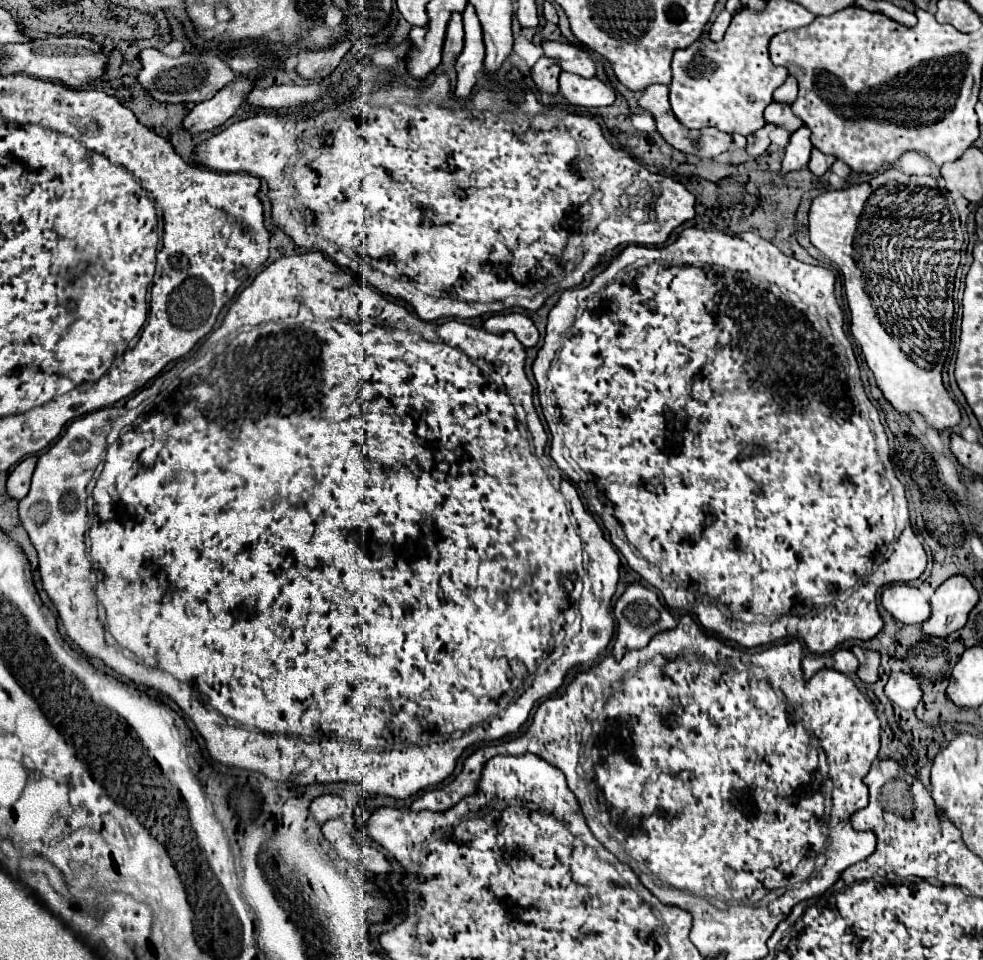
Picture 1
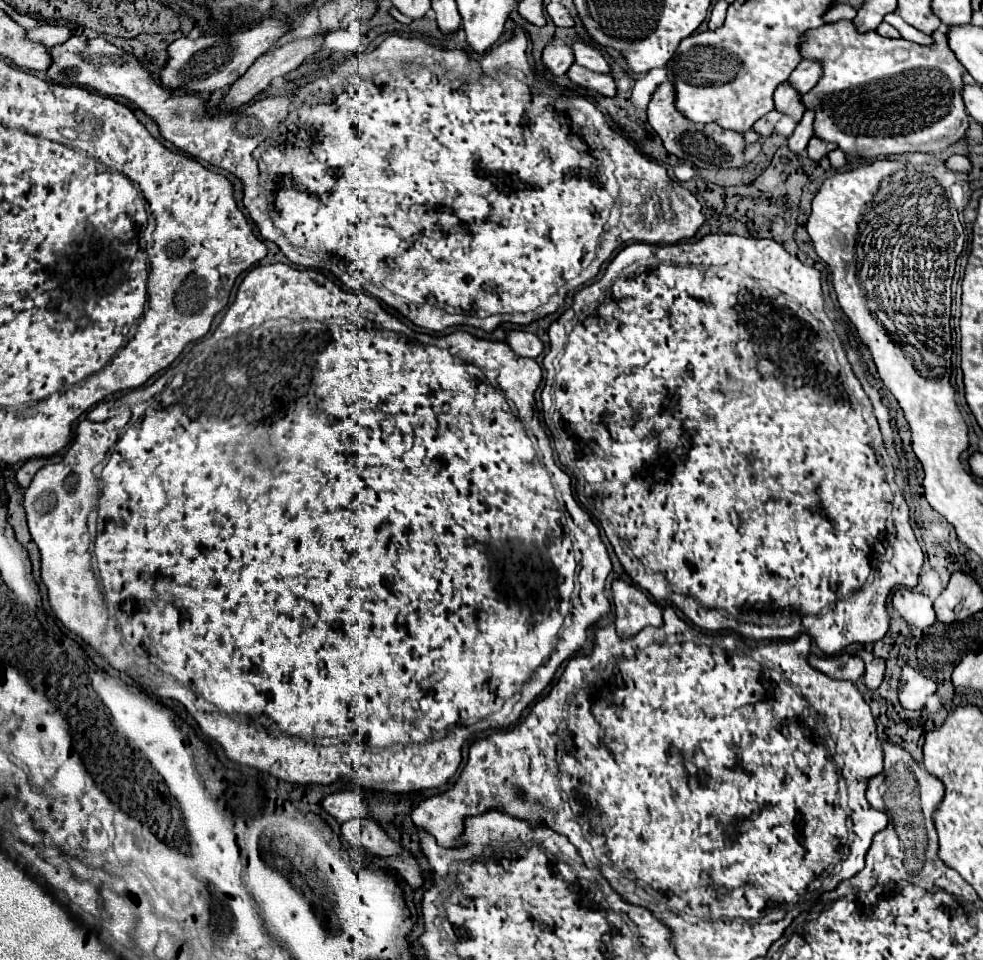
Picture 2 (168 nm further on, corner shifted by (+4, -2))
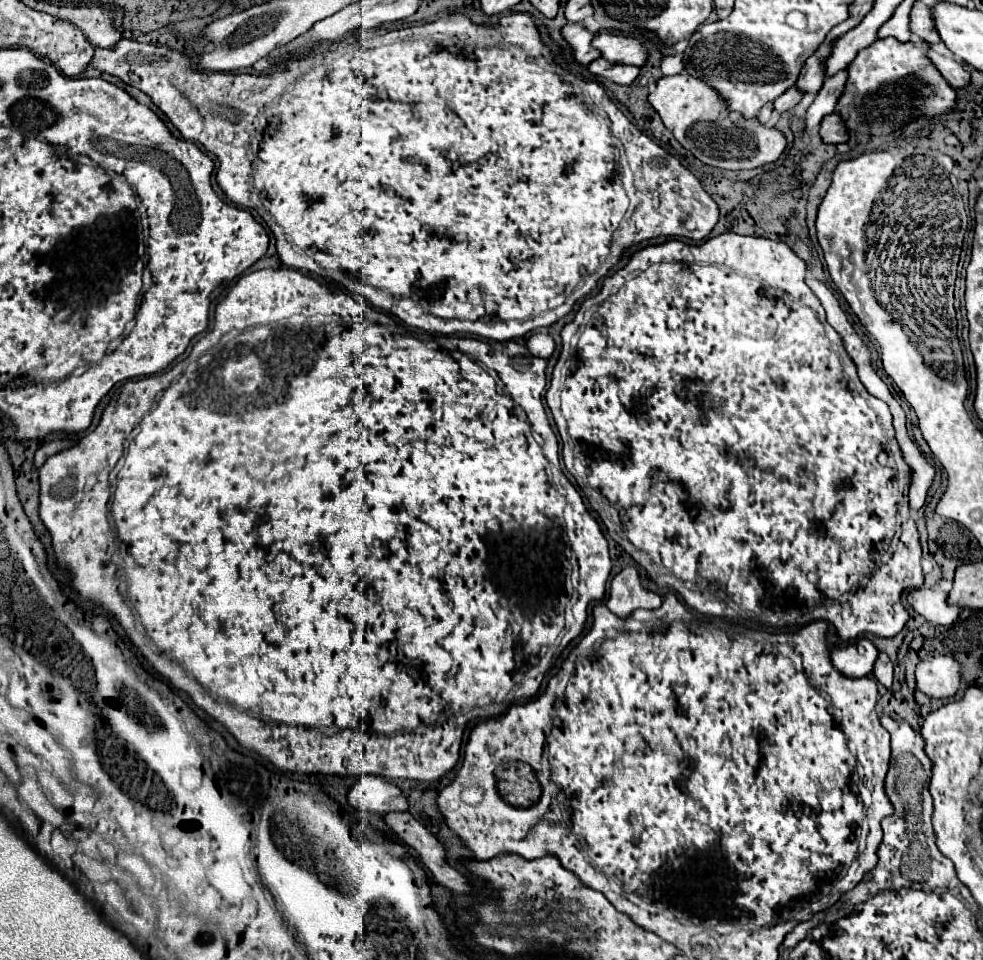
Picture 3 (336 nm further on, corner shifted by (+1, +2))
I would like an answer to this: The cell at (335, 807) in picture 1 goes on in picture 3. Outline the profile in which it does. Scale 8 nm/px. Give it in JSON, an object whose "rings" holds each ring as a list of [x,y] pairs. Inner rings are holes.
{"rings":[[[378,775],[360,777],[352,787],[352,791],[348,793],[348,801],[350,805],[368,811],[380,811],[380,813],[408,811],[408,801],[402,795],[402,791]]]}

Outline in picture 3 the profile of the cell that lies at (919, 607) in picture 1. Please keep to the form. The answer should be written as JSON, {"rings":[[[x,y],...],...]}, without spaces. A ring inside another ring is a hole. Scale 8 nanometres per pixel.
{"rings":[[[920,587],[910,591],[908,603],[916,613],[926,617],[934,625],[952,625],[962,611],[960,605],[950,605],[948,593],[938,587]]]}

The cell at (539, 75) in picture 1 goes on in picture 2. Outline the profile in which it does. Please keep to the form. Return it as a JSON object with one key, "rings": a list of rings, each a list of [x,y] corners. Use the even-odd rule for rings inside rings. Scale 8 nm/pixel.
{"rings":[[[547,45],[543,49],[543,67],[553,73],[555,77],[565,75],[565,71],[571,67],[571,47],[561,45],[561,47],[551,47]]]}

